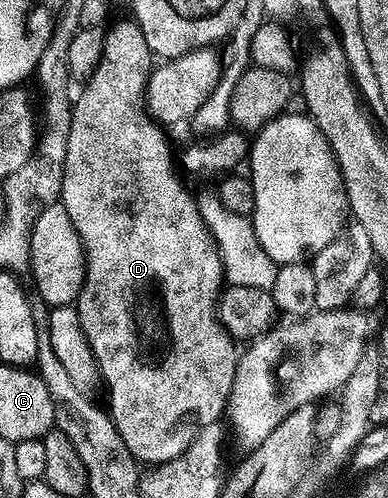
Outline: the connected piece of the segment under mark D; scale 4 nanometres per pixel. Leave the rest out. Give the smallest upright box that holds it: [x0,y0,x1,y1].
[59,17,237,468]

